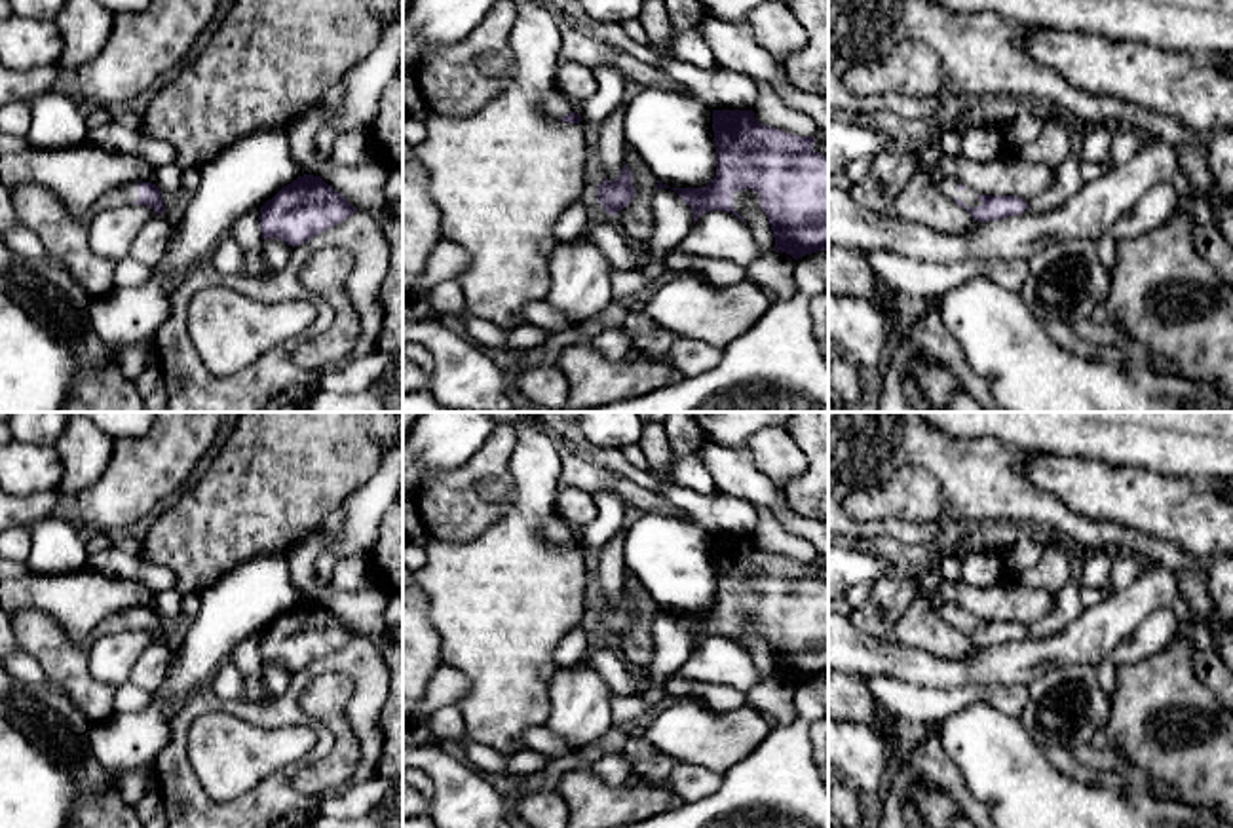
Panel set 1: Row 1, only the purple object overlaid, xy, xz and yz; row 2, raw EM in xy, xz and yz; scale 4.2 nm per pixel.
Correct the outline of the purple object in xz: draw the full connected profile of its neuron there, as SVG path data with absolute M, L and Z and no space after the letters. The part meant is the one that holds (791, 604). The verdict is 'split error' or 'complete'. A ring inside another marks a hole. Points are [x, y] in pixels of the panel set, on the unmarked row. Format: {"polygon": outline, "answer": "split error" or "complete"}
{"polygon": "M712 536L712 556L716 566L716 602L701 613L671 613L692 632L693 649L701 640L709 636L731 636L737 644L745 648L745 644L733 634L733 619L741 615L754 615L760 621L760 632L771 649L777 676L790 680L794 686L817 676L828 676L828 583L813 575L815 562L798 562L783 555L764 551L754 543L752 536Z", "answer": "complete"}

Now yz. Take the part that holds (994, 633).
{"polygon": "M946 602L937 610L939 615L958 630L969 636L969 640L978 648L1001 646L1007 642L1016 642L1028 634L1028 629L1016 621L982 621L956 604Z", "answer": "split error"}

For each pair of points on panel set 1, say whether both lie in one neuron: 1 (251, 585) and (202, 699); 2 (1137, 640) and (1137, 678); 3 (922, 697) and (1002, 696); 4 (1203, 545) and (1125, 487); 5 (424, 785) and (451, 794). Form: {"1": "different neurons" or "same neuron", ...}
{"1": "different neurons", "2": "different neurons", "3": "same neuron", "4": "same neuron", "5": "different neurons"}

